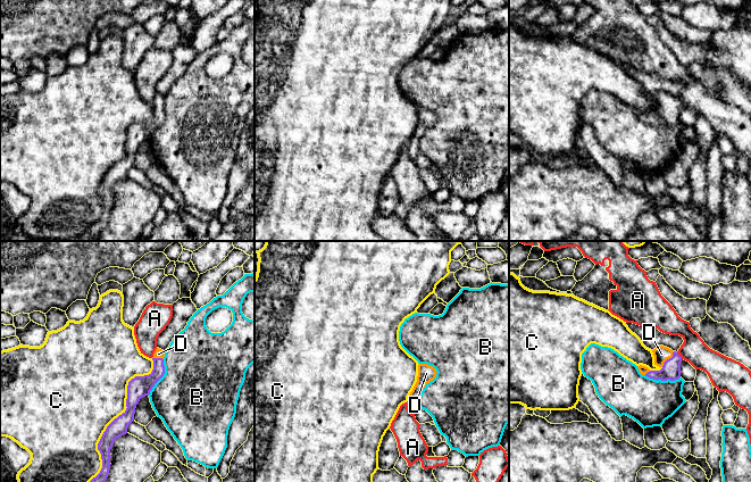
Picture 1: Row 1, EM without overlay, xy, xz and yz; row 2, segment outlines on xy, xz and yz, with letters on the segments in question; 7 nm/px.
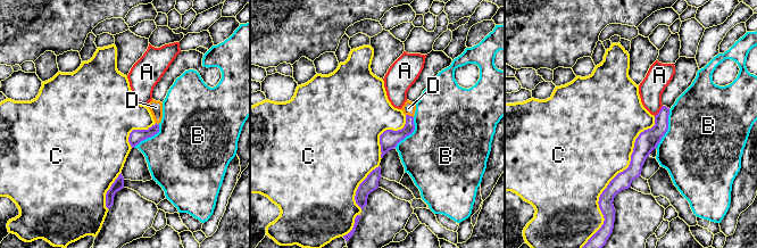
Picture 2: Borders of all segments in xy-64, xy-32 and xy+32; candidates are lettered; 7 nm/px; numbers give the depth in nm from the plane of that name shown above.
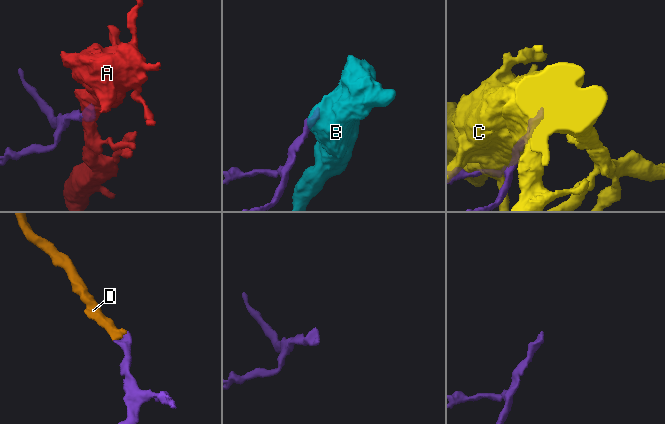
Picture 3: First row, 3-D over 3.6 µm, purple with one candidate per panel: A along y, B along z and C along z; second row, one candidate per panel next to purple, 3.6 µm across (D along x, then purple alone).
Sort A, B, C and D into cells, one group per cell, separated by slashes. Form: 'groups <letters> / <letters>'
groups A / B / C / D

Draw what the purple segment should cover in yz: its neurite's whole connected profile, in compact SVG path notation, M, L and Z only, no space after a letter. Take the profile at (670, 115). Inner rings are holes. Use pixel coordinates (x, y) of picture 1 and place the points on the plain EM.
M659 91L652 95L654 101L654 110L659 111L660 116L650 116L645 111L637 111L640 118L653 125L675 126L681 123L682 102L671 94Z

